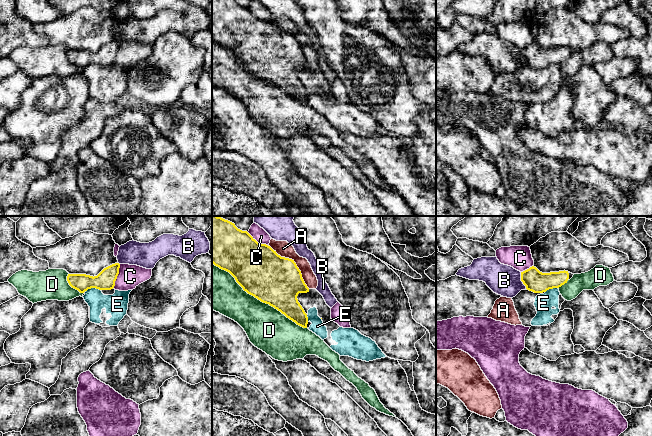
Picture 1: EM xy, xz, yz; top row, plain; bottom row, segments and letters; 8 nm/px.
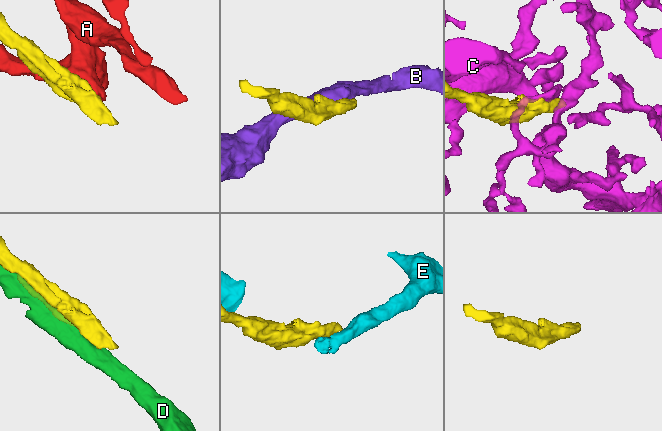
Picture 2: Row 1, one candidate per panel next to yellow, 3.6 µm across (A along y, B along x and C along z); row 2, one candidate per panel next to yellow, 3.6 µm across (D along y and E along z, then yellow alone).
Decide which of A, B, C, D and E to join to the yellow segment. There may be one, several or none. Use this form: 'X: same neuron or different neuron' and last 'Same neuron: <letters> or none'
A: different neuron
B: different neuron
C: different neuron
D: different neuron
E: different neuron
Same neuron: none

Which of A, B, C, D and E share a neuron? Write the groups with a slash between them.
A E / B / C / D

